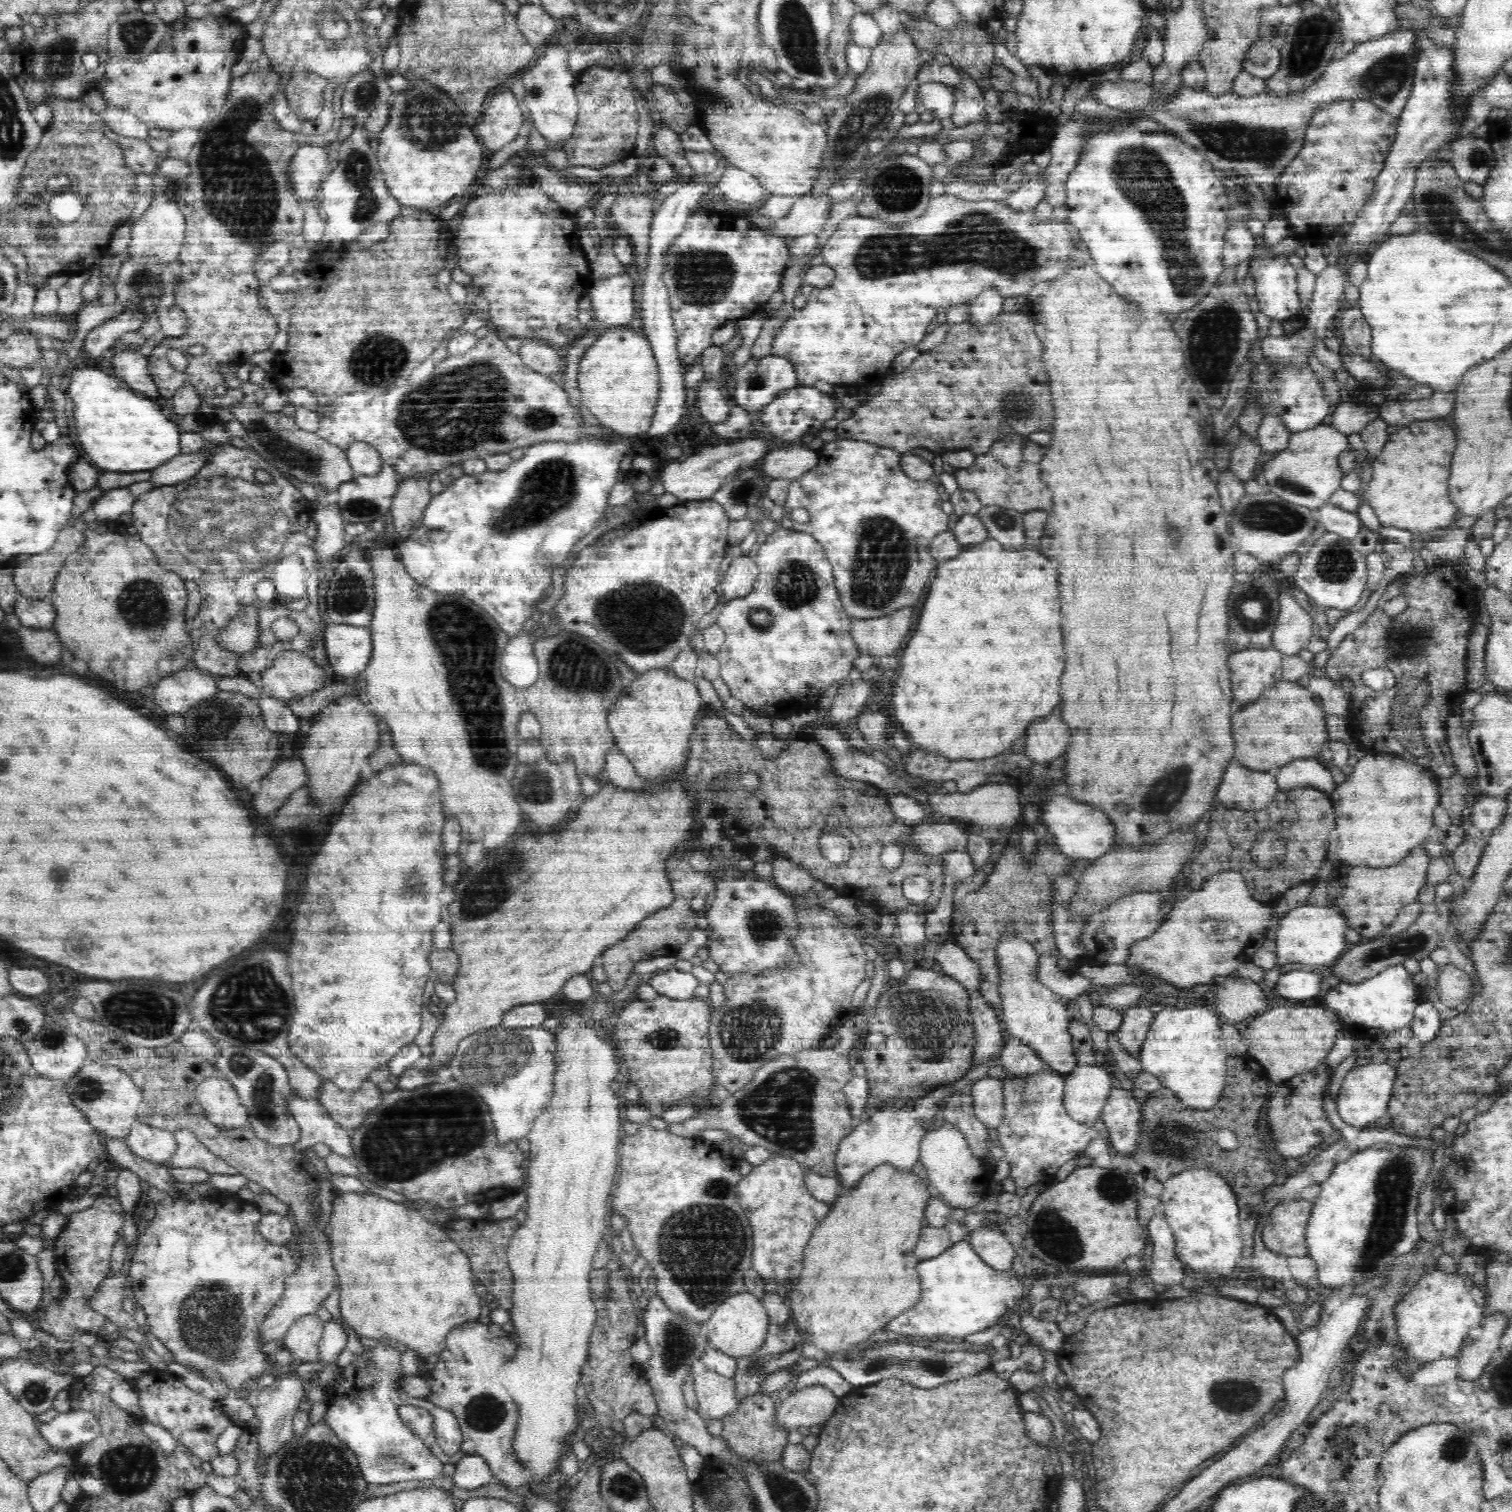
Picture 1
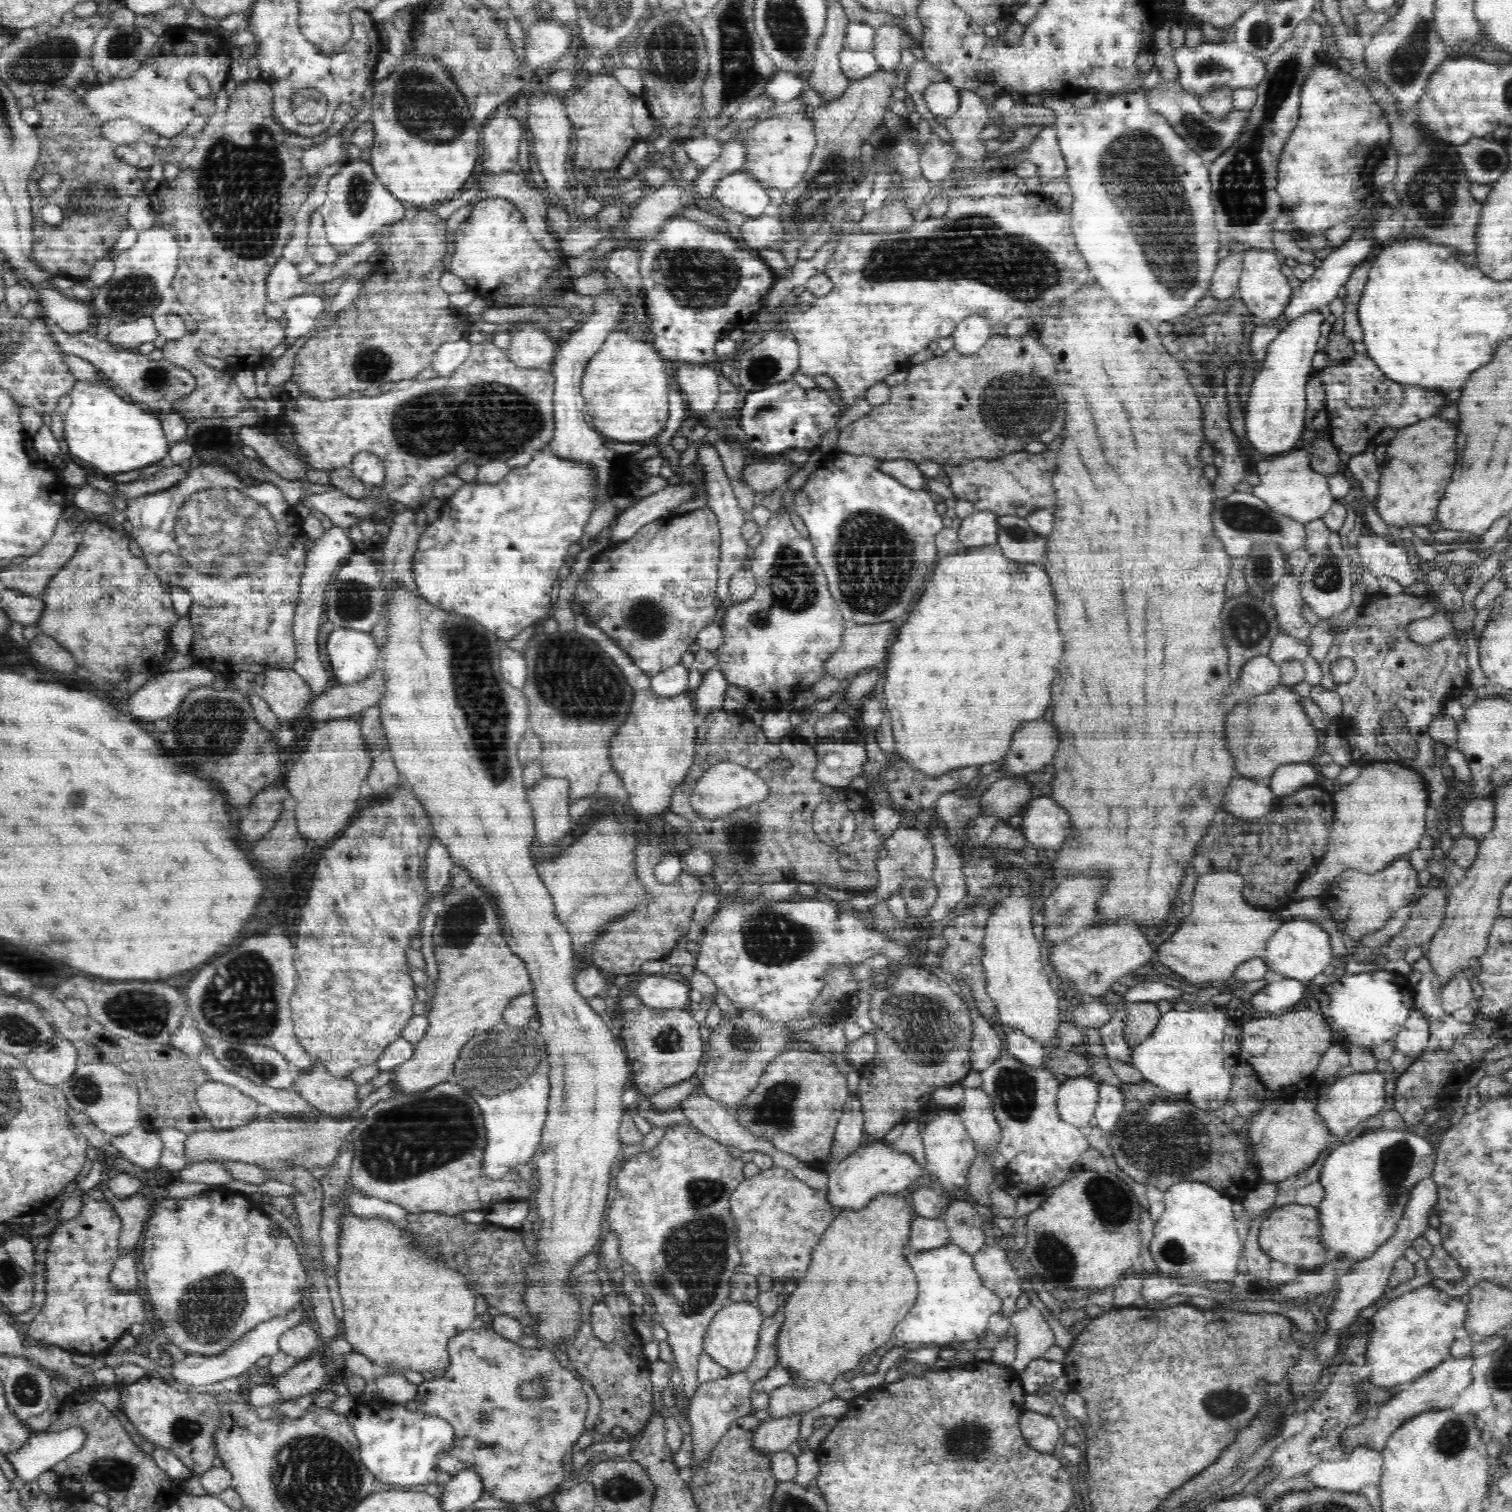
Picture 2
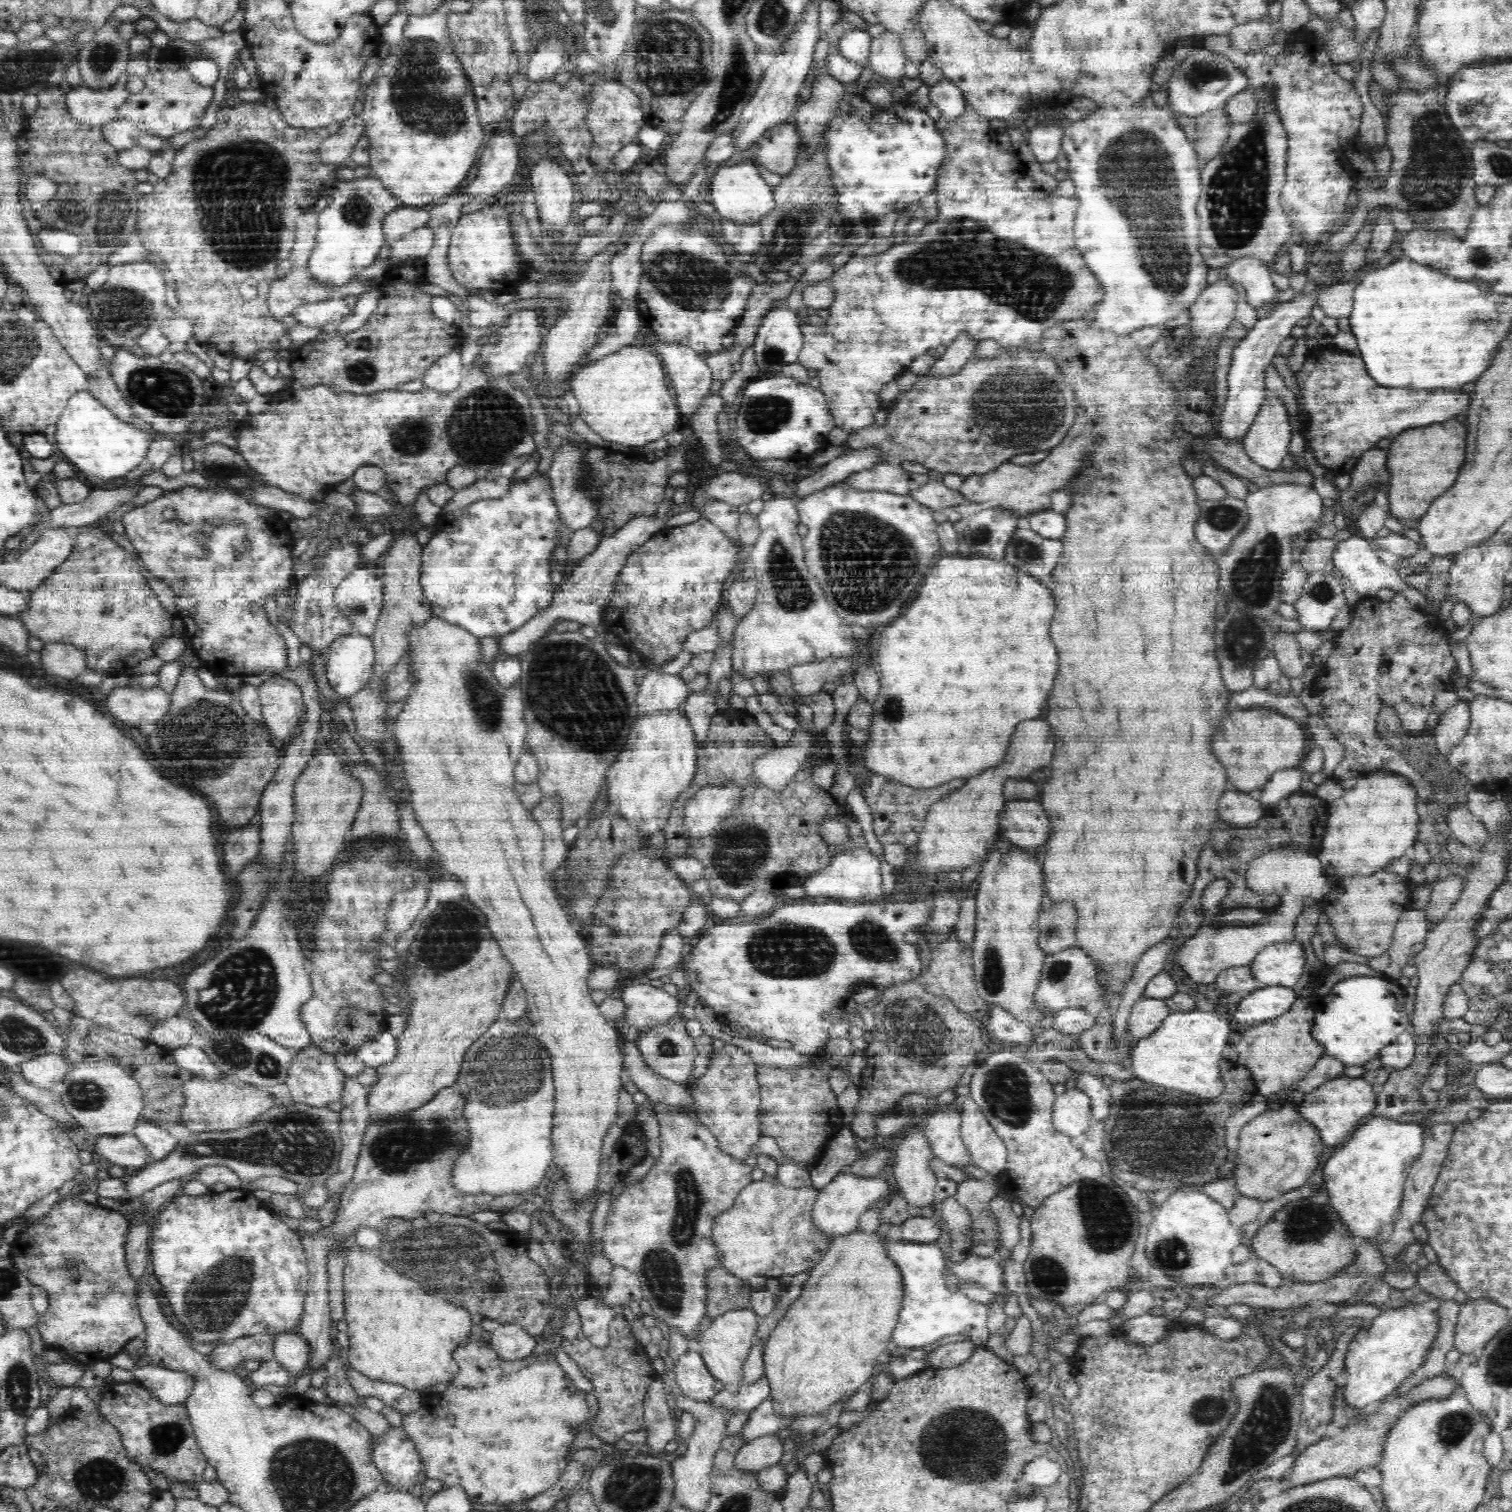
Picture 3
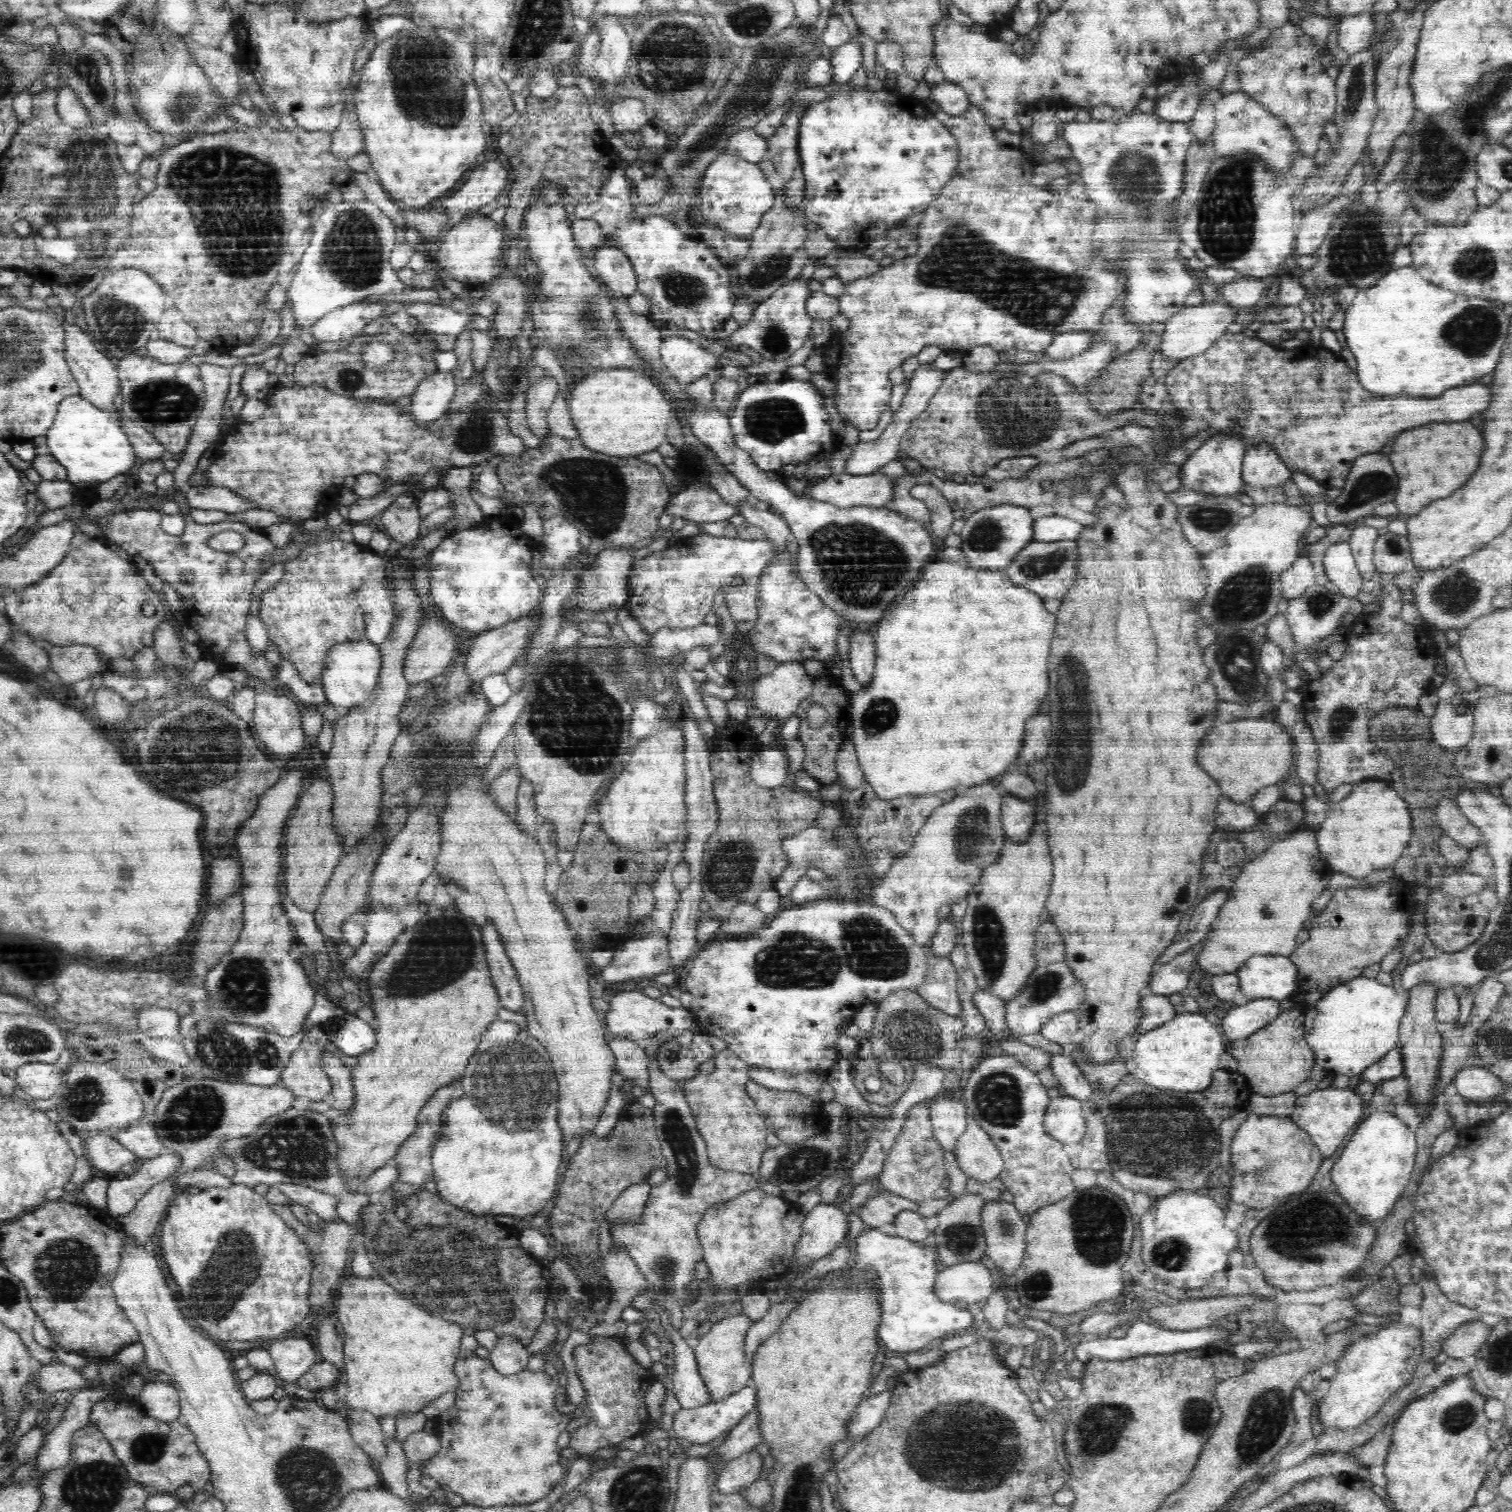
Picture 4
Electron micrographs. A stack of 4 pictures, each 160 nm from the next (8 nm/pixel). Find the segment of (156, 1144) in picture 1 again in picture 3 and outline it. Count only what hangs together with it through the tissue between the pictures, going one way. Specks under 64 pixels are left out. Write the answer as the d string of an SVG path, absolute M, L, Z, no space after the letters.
M133 1133L97 1136L94 1143L94 1154L129 1172L142 1169L150 1162L146 1147Z

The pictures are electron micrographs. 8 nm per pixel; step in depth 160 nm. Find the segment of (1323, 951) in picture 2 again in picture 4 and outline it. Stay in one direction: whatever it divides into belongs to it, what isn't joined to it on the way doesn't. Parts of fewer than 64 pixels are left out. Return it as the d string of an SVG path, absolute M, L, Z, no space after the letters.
M1281 953L1252 956L1236 971L1246 1000L1286 999L1297 986L1297 965Z

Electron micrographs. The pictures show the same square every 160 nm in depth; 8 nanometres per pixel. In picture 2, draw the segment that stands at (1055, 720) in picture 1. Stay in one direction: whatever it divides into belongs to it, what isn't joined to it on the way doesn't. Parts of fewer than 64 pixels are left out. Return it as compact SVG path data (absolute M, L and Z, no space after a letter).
M1043 719L1024 723L1016 732L1003 757L1001 770L1005 775L1031 775L1051 763L1058 744L1056 726Z

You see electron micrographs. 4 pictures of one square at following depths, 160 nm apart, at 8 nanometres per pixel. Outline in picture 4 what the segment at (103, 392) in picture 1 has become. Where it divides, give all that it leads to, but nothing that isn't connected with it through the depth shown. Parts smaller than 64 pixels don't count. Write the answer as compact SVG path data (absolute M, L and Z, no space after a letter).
M72 395L61 402L52 426L44 434L50 454L67 470L66 479L78 487L97 487L118 474L128 476L136 464L137 453L129 436L108 414L82 395Z

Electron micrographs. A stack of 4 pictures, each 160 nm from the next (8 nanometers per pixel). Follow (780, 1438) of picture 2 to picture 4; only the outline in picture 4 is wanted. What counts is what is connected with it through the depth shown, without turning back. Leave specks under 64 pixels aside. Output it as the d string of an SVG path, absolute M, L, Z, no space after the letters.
M752 1450L727 1462L716 1478L718 1489L724 1493L732 1493L735 1489L750 1486L759 1478L762 1459L756 1450Z

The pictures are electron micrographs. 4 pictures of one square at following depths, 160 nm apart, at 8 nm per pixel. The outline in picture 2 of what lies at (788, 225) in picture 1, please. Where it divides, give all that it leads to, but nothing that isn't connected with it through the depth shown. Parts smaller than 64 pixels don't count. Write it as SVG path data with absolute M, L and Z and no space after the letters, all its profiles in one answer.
M775 213L763 214L757 218L749 218L741 224L742 237L750 246L758 249L769 249L783 245L784 227L780 216Z

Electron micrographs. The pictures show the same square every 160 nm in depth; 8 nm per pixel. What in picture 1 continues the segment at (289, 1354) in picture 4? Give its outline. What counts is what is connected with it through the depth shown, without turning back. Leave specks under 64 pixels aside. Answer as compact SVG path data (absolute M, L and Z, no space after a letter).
M314 1313L300 1317L287 1329L281 1344L302 1363L315 1362L320 1359L318 1347L324 1328L325 1322Z

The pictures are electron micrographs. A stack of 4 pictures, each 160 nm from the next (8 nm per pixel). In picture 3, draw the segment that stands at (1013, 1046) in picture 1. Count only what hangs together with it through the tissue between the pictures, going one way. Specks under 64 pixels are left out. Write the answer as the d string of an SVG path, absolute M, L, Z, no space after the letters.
M990 1004L988 1025L984 1031L989 1038L995 1041L1015 1042L1022 1050L1034 1048L1034 1033L1037 1032L1033 1026L1016 1020L1008 1011Z

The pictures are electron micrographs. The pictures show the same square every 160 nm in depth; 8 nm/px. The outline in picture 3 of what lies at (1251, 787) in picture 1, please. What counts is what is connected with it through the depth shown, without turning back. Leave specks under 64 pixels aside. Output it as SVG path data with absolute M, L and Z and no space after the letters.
M1229 787L1228 790L1220 797L1219 816L1218 818L1226 820L1229 826L1249 827L1258 822L1263 817L1266 808L1261 804L1255 793L1238 792Z

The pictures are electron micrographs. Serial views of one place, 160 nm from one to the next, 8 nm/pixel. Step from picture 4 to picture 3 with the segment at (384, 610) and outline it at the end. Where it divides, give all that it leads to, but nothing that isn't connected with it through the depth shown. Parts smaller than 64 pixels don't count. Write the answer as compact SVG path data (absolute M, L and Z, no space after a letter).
M356 565L334 592L334 606L358 634L371 636L382 612L382 578L370 572L372 565Z

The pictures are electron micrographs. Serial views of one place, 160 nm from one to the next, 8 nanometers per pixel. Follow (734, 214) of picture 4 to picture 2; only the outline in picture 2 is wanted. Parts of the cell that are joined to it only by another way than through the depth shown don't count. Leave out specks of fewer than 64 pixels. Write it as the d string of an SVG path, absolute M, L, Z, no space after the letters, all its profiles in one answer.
M743 171L722 177L712 197L722 202L726 209L757 218L767 214L767 188Z

